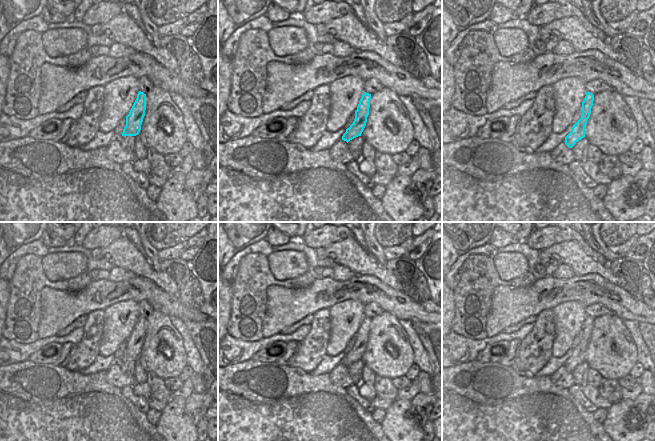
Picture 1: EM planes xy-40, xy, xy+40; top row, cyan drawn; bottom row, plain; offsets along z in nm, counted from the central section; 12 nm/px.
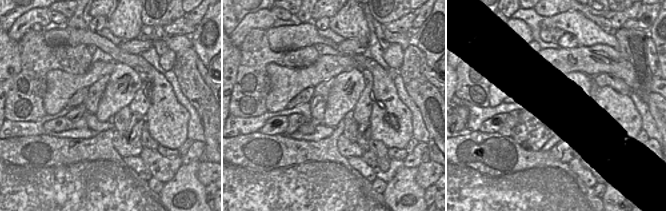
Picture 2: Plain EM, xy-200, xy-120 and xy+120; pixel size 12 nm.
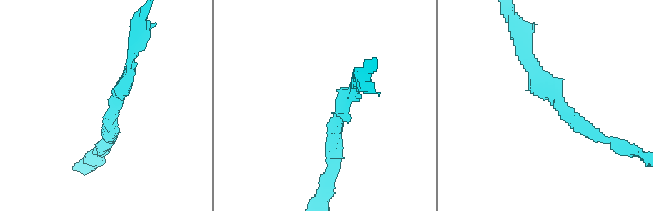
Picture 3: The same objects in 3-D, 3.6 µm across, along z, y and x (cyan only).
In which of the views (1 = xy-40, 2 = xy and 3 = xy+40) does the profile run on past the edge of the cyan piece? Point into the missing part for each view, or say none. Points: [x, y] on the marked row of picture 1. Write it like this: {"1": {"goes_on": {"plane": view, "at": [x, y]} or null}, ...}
{"1": {"goes_on": null}, "2": {"goes_on": null}, "3": {"goes_on": null}}

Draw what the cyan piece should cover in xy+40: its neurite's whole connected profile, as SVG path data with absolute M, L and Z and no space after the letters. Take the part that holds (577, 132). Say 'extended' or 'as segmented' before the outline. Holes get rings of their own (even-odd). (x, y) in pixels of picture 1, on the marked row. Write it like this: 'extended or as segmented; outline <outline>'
as segmented; outline M586 92L586 96L582 102L582 116L573 125L571 132L565 137L564 142L569 148L572 148L579 140L585 137L585 128L591 114L593 101L594 95L590 92Z

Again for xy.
as segmented; outline M364 92L355 111L355 119L350 127L346 129L342 140L348 143L350 140L361 136L369 115L370 99L371 94Z

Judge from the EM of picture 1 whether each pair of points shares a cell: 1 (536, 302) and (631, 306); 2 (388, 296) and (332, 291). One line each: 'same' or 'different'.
1: same
2: same

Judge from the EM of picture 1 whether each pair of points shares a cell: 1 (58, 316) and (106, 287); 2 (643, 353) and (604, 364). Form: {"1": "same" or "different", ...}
{"1": "same", "2": "different"}

